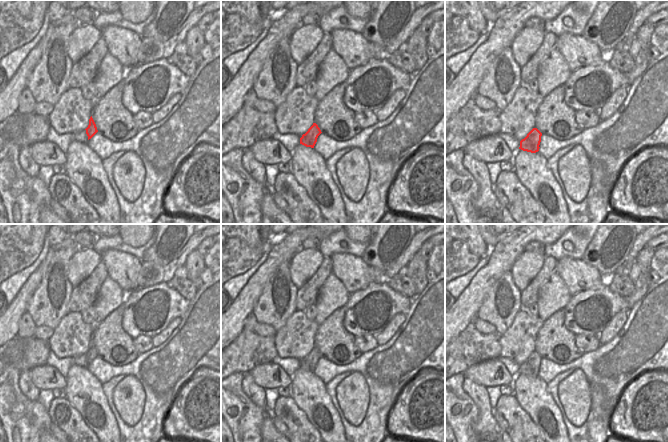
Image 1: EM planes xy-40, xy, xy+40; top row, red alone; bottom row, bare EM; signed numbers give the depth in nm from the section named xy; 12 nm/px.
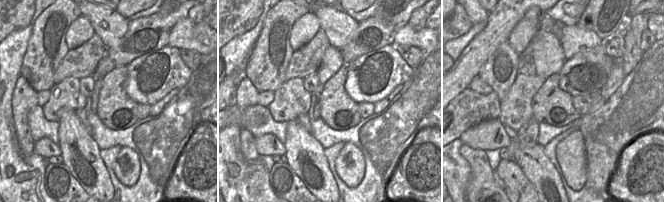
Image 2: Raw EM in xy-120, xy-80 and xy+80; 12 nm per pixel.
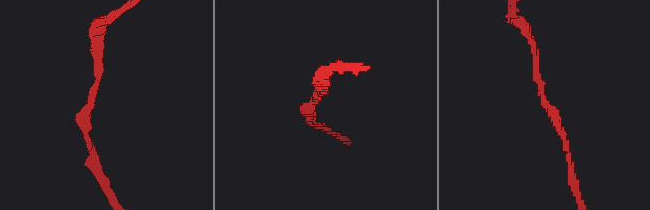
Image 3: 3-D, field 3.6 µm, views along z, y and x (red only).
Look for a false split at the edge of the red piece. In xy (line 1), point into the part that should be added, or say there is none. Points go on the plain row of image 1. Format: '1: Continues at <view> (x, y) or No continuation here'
1: No continuation here

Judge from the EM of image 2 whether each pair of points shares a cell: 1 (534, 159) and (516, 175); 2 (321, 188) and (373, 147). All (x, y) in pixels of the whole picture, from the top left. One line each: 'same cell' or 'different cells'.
1: different cells
2: different cells

